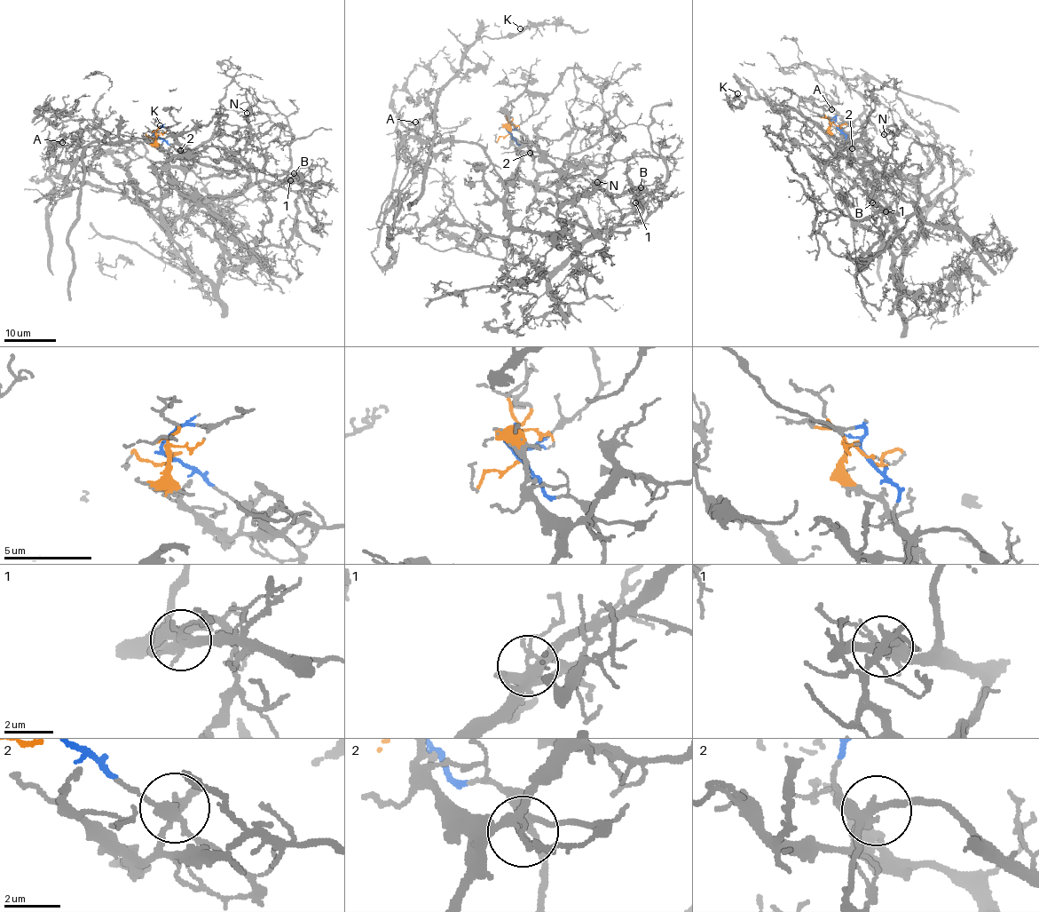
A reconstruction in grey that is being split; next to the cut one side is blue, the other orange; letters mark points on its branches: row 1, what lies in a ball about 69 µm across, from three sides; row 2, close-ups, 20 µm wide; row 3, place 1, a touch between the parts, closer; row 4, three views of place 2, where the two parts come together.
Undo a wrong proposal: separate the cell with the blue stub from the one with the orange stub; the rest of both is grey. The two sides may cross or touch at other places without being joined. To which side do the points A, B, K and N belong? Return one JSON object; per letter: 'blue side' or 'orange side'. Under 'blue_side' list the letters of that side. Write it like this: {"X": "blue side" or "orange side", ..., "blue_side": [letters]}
{"A": "orange side", "B": "orange side", "K": "orange side", "N": "blue side", "blue_side": ["N"]}

